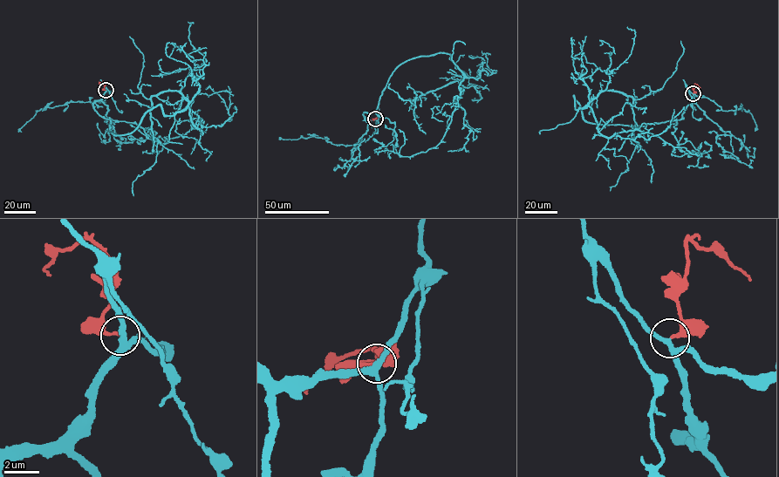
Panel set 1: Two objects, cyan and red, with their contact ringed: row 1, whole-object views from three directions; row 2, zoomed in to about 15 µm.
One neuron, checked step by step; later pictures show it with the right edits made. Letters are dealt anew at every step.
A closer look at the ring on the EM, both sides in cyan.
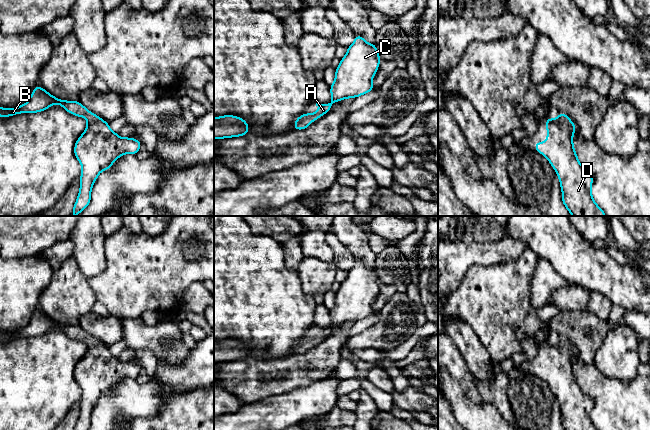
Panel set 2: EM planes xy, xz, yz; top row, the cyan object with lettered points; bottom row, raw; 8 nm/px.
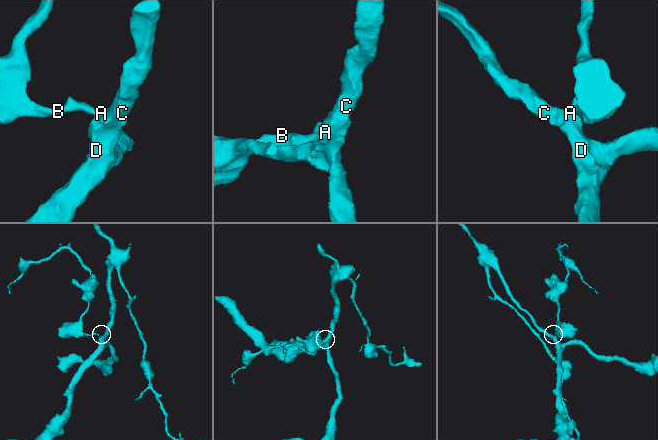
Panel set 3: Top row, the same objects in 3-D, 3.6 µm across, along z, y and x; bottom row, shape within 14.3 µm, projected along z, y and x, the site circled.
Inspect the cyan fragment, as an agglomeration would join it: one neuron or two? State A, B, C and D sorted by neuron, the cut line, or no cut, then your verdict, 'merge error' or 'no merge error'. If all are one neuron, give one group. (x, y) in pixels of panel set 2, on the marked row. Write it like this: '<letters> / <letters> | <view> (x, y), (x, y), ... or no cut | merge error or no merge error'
A B C D | no cut | no merge error

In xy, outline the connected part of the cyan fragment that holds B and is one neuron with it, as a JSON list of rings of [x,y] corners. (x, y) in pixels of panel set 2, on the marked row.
[[[35,86],[27,103],[12,109],[0,107],[0,117],[10,117],[20,113],[42,112],[50,106],[61,105],[67,112],[87,119],[87,128],[77,139],[74,154],[82,166],[80,190],[73,207],[72,216],[77,216],[91,202],[91,190],[98,175],[110,169],[123,154],[136,155],[141,141],[121,138],[101,117],[91,113],[79,101],[58,99],[44,88]]]

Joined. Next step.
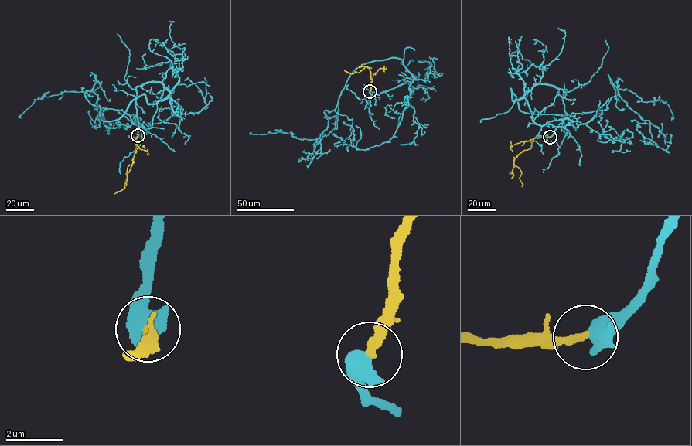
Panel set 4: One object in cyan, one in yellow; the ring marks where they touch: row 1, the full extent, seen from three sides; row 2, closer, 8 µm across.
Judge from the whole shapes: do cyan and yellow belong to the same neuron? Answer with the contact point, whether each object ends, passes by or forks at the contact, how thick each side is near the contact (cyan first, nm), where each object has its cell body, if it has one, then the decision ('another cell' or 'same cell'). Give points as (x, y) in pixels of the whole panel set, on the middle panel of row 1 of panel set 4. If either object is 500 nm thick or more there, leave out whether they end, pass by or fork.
at (369, 91); cyan passes by; yellow ends there; 480 nm thick on the cyan side, 240 nm on the other; no cell body on cyan; no cell body on yellow; same cell

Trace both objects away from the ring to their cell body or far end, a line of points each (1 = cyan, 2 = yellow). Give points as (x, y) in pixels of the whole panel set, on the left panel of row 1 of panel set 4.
1: (138, 135), (136, 88), (161, 82), (167, 96), (138, 96), (117, 120), (86, 97), (101, 81), (18, 118)
2: (138, 135), (134, 140), (136, 151), (124, 188), (114, 193)

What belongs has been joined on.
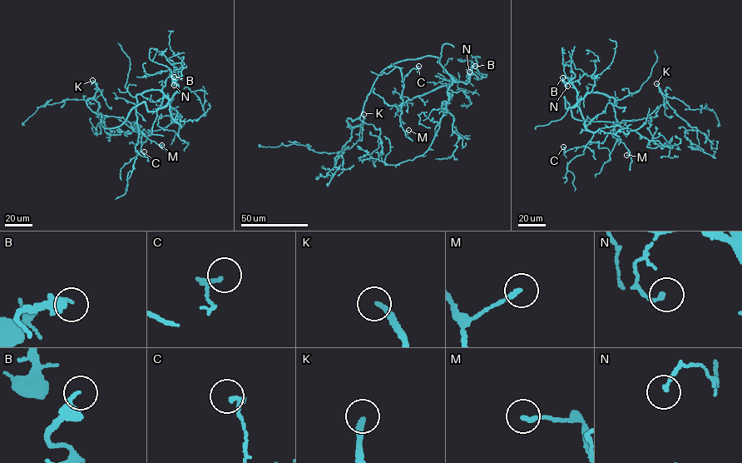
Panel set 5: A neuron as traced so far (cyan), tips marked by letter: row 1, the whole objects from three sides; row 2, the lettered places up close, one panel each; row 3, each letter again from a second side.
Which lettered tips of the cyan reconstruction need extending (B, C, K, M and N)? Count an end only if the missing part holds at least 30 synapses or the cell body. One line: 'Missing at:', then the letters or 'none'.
Missing at: K

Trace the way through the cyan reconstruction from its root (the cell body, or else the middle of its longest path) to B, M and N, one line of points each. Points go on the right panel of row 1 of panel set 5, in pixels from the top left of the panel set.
B: (571, 113), (564, 97), (565, 107), (572, 107), (577, 101), (577, 92), (562, 77)
M: (571, 113), (564, 97), (567, 109), (590, 92), (614, 99), (615, 125), (610, 131), (629, 150), (626, 155)
N: (571, 113), (564, 97), (565, 107), (572, 107), (577, 101), (577, 92), (571, 82), (566, 83), (567, 86)

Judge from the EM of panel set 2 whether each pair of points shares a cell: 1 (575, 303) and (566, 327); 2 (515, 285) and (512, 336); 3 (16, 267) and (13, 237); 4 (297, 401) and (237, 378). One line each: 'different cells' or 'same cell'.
1: different cells
2: same cell
3: different cells
4: different cells

